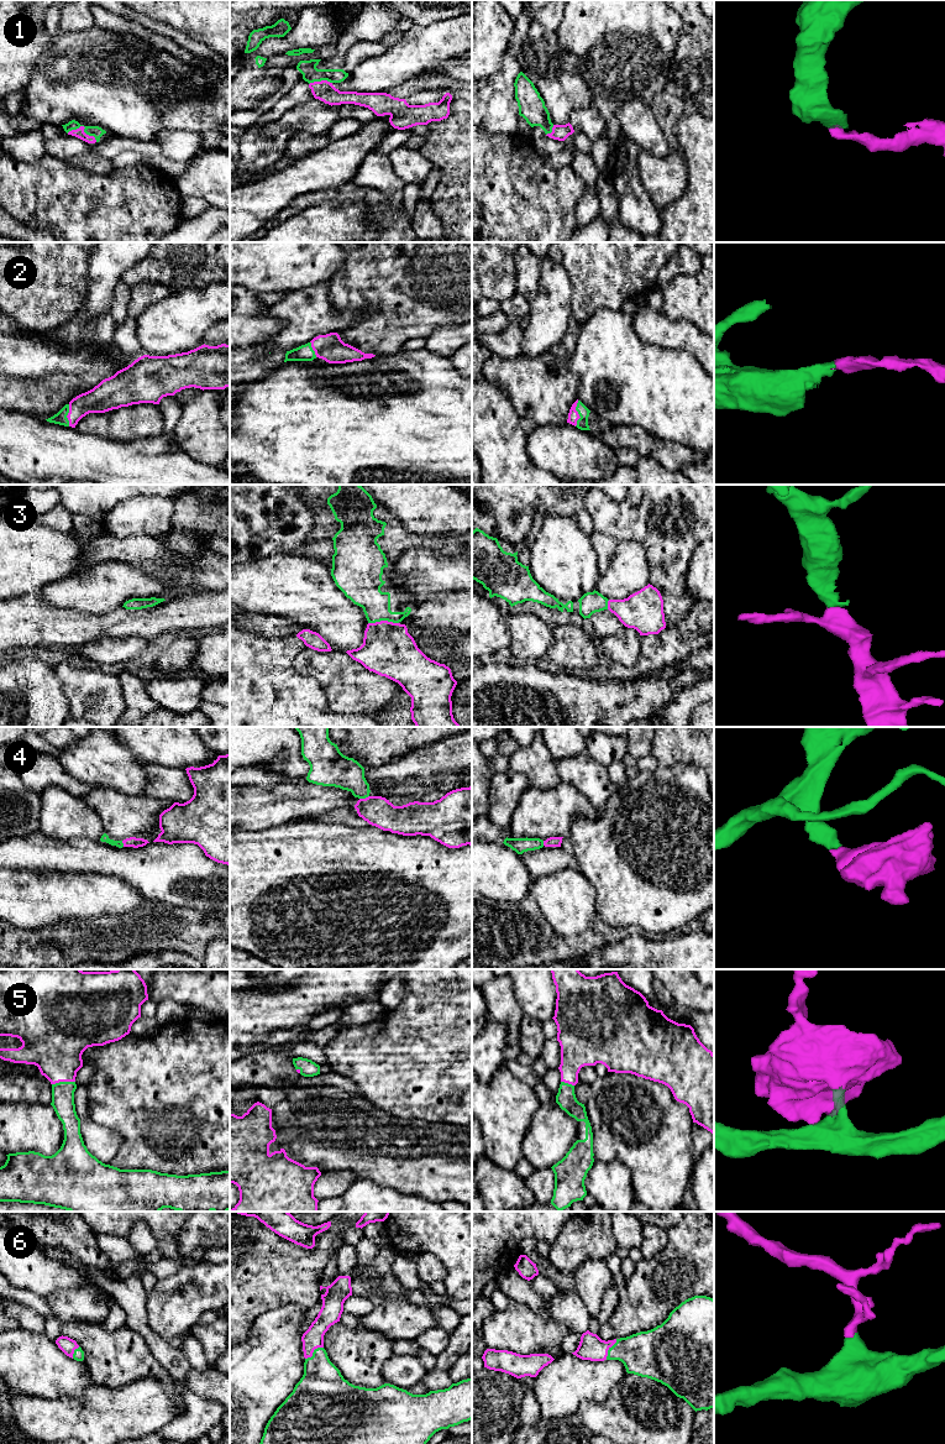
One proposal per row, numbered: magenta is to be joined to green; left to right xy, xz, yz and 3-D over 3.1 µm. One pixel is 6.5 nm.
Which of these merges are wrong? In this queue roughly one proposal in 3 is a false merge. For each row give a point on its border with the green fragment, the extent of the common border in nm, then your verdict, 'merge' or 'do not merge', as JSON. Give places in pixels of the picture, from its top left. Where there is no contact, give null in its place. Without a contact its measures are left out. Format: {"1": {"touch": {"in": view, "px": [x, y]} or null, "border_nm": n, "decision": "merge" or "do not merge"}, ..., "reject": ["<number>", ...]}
{"1": {"touch": {"in": "xy", "px": [84, 126]}, "border_nm": 200, "decision": "merge"}, "2": {"touch": {"in": "yz", "px": [578, 413]}, "border_nm": 170, "decision": "merge"}, "3": {"touch": {"in": "xz", "px": [383, 620]}, "border_nm": 200, "decision": "merge"}, "4": {"touch": {"in": "xz", "px": [363, 798]}, "border_nm": 70, "decision": "merge"}, "5": {"touch": {"in": "xy", "px": [63, 1082]}, "border_nm": 150, "decision": "merge"}, "6": {"touch": {"in": "xz", "px": [314, 1351]}, "border_nm": 150, "decision": "merge"}, "reject": []}

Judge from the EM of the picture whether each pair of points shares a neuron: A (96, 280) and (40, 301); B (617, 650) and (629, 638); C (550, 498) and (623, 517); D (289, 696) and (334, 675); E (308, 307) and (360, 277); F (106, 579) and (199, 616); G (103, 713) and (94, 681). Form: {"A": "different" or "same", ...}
{"A": "different", "B": "same", "C": "different", "D": "different", "E": "different", "F": "different", "G": "same"}

